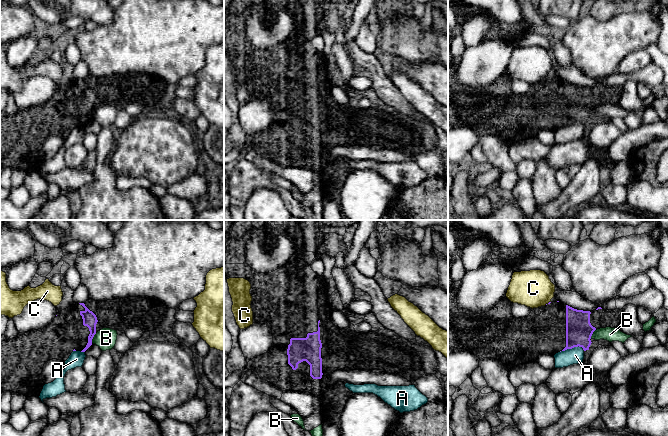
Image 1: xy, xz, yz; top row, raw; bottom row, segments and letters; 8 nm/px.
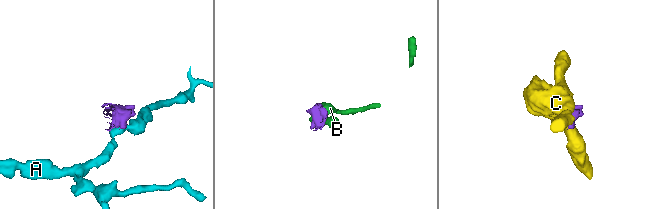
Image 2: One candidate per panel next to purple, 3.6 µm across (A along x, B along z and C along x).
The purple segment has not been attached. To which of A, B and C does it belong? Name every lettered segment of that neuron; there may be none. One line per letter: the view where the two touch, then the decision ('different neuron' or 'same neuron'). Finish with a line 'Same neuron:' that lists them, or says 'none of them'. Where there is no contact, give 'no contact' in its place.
A: meets purple in yz; different neuron
B: meets purple in xy; different neuron
C: meets purple in yz; different neuron
Same neuron: none of them

